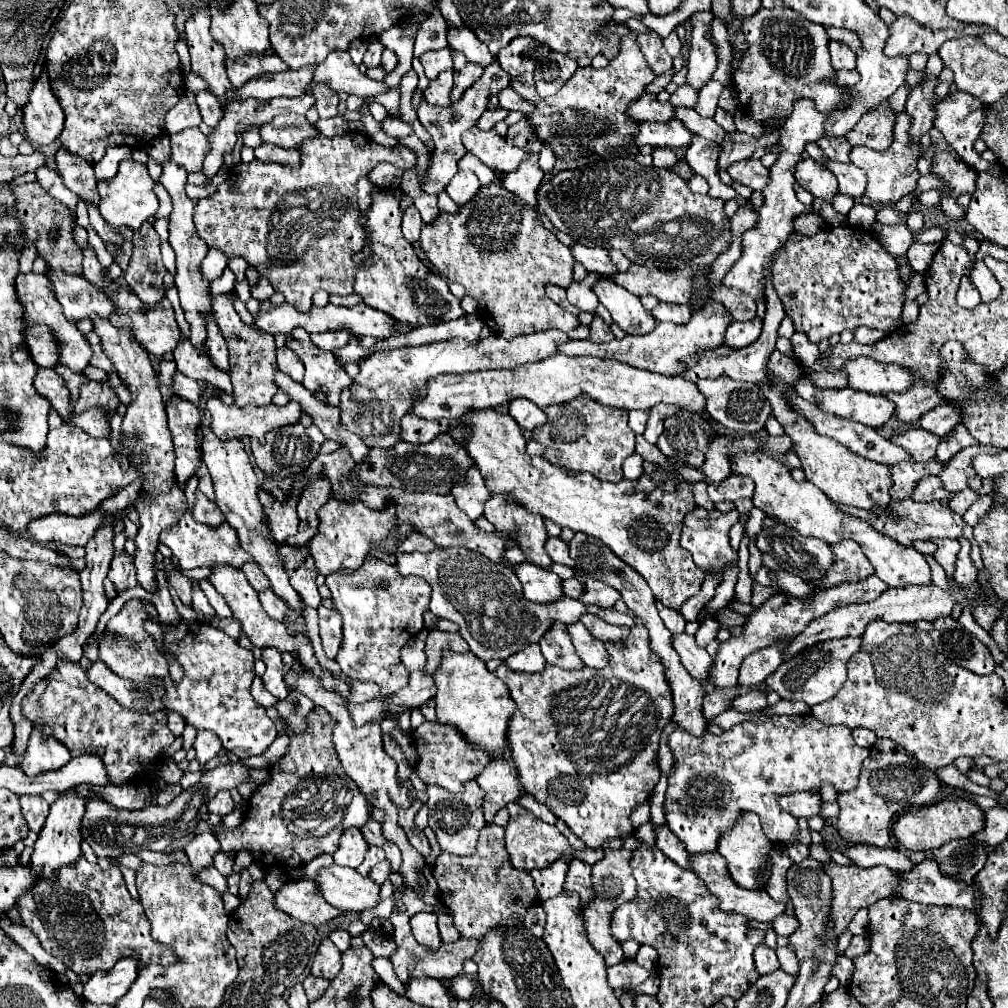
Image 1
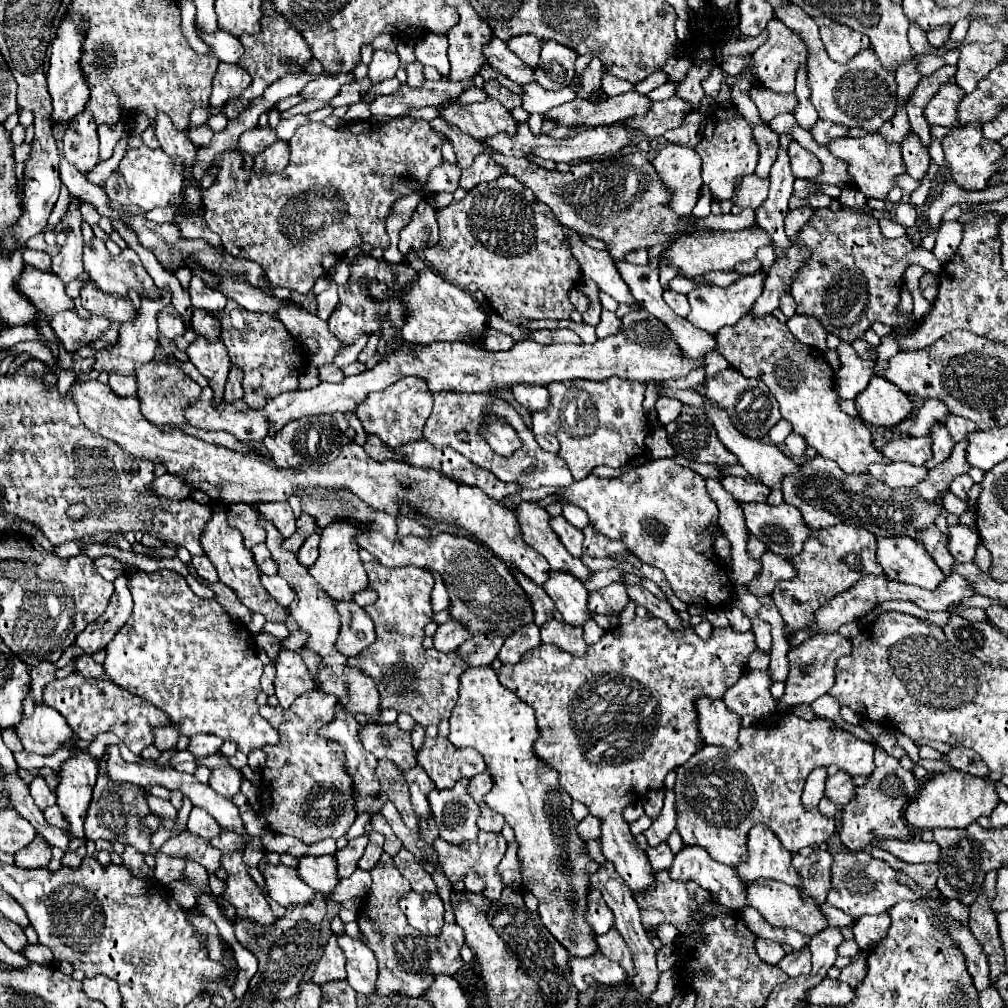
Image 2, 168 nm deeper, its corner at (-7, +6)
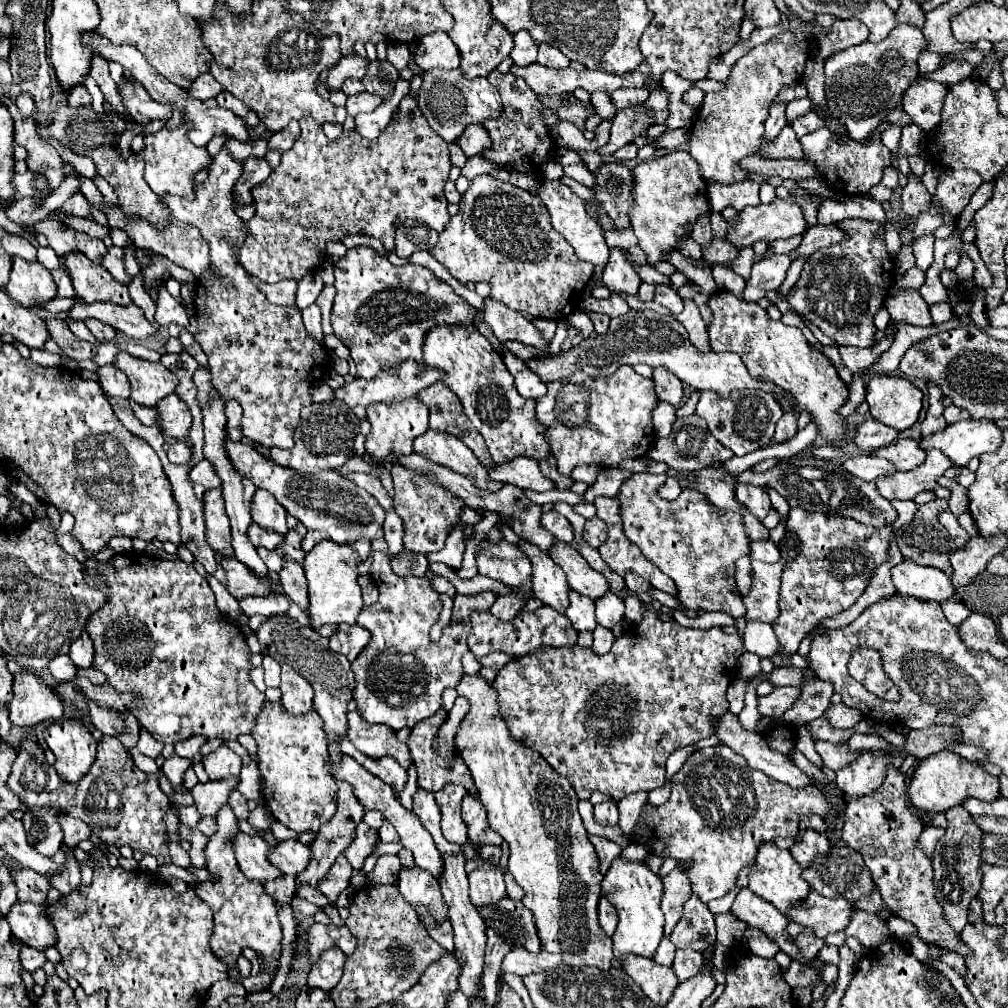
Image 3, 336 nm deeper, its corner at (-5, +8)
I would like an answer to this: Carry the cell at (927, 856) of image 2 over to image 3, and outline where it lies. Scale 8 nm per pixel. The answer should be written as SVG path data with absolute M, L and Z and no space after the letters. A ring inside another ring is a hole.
M928 826L928 828L920 834L920 840L918 840L916 848L924 850L924 854L926 854L928 858L932 858L932 854L934 854L934 846L936 846L936 842L938 842L942 836L944 836L944 830L942 830L942 828Z

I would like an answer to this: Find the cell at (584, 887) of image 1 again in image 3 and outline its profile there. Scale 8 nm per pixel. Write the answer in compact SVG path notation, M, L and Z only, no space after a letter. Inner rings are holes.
M600 898L600 902L598 902L598 920L600 920L600 928L606 932L606 936L612 936L616 930L618 916L616 916L614 906L606 898Z

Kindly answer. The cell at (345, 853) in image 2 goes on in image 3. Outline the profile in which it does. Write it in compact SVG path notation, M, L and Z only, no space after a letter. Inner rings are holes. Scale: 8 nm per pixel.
M340 854L336 858L336 862L332 864L330 872L326 874L326 878L320 882L320 890L326 894L326 898L330 900L330 904L336 902L338 894L348 886L348 880L350 880L350 874L352 874L352 866L350 862L346 860L344 854Z

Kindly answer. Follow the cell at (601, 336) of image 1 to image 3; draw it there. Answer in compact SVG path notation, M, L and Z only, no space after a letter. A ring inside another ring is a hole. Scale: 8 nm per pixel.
M588 314L590 318L592 318L592 322L594 322L594 330L598 332L598 334L604 334L604 332L608 332L608 322L610 322L610 316L606 316L606 314Z

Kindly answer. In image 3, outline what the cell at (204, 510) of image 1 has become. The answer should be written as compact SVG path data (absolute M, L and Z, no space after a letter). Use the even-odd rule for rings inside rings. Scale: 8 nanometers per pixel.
M252 522L248 526L248 538L250 538L250 542L254 546L264 546L268 550L278 548L280 542L282 542L282 534L276 534L276 532L272 532L272 530L264 528L264 526L258 526L256 522Z

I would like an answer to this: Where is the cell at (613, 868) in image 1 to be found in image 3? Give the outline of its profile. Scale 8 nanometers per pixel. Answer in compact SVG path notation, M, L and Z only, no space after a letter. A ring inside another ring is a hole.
M628 954L624 956L622 970L642 988L642 992L652 998L656 1004L666 1006L674 988L678 986L678 980L668 966L660 966L650 958Z

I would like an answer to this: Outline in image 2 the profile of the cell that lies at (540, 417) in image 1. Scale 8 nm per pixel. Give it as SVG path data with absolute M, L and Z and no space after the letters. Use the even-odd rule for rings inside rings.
M514 384L512 388L514 398L528 410L544 410L548 406L548 390L544 386L530 386L530 384Z

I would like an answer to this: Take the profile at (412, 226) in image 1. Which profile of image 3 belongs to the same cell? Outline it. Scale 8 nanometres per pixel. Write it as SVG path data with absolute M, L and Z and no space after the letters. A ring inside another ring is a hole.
M408 220L396 230L396 256L408 258L416 250L430 250L438 242L438 232L432 230L430 226Z

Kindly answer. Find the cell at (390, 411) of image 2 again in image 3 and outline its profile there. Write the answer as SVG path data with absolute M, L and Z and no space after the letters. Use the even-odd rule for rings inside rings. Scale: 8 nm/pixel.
M416 396L406 398L398 404L372 404L366 408L370 432L366 436L366 452L376 458L382 466L390 468L390 454L410 454L412 452L412 440L428 430L428 406L420 402Z

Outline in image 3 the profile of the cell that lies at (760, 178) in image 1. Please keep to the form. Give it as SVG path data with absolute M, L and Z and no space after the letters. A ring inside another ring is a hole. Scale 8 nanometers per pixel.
M798 36L796 46L760 44L732 66L728 86L722 92L706 94L702 106L698 108L688 142L688 152L696 158L702 178L712 178L720 184L742 182L748 178L750 172L740 166L740 160L760 154L770 102L782 86L802 78L804 64L810 54L810 40L804 36Z

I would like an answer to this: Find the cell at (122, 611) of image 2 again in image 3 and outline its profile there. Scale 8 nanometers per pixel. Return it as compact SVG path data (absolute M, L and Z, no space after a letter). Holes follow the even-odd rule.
M86 630L80 634L78 640L72 642L68 656L72 658L72 662L78 668L92 666L92 660L94 660L94 642L92 642L92 638L90 638L90 634Z

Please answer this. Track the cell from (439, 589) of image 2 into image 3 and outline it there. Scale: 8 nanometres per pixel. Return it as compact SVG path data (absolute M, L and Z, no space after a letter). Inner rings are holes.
M396 554L390 560L392 560L392 568L404 576L426 576L430 566L424 554Z

